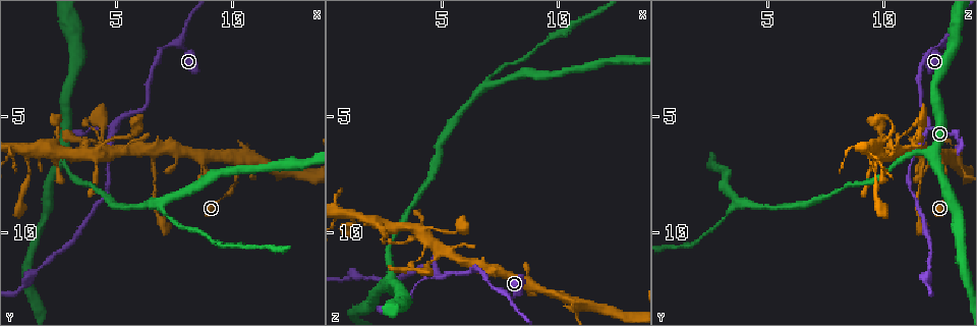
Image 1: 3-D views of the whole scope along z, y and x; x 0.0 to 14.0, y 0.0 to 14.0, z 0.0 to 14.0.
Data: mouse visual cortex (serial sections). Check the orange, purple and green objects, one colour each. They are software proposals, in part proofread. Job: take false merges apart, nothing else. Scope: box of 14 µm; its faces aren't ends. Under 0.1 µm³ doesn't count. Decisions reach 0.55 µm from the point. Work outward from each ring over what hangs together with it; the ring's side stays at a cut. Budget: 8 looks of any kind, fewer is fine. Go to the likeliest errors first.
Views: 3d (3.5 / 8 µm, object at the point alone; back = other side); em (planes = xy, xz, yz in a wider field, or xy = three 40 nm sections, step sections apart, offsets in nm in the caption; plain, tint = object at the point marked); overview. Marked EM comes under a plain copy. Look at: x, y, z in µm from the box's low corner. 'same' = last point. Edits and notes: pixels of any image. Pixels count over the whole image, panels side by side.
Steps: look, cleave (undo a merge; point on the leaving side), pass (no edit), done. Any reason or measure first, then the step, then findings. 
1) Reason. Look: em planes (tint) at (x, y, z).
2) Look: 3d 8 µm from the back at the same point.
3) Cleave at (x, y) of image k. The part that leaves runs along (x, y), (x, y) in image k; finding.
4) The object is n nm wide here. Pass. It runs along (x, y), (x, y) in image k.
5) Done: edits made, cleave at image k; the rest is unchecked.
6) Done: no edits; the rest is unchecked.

Arms part here. Look: 3d 3.5 µm at (4.8, 5.5, 11.9).

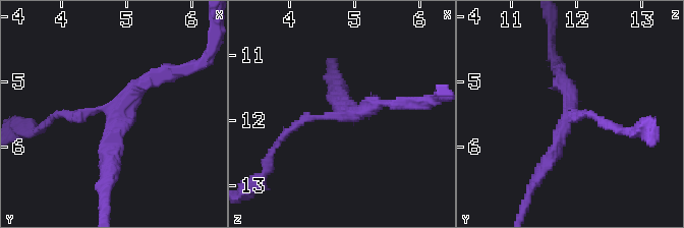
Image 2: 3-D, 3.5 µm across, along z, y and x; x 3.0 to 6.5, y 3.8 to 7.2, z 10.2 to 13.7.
3 arms meet here. Pass. It runs along (171, 72), (118, 110), (109, 170) in image 2; all the same cell.

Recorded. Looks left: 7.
Sudden change in width. Look: 3d 3.5 µm at (7.0, 8.7, 3.8).

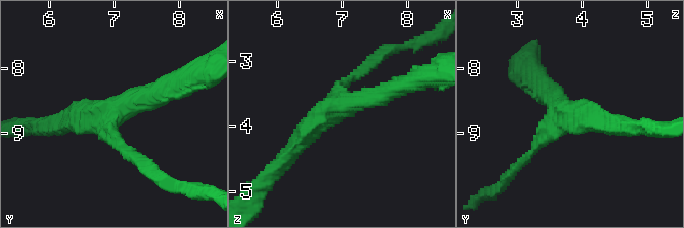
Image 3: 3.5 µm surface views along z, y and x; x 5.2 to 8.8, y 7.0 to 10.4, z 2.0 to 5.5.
3 arms meet here; the arms are 150, 300, 300 nm wide; now the EM. Look: em xy step 2 (tint) at (6.95, 8.70, 3.70).

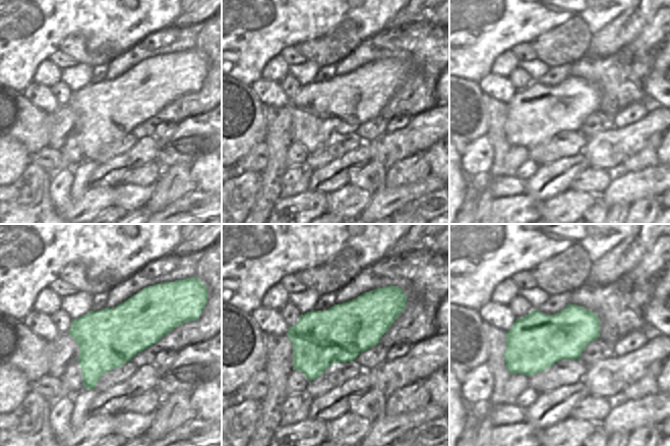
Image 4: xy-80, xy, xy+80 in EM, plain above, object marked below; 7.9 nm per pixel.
Pass. It runs along (290, 152), (331, 110), (394, 89) in image 3; all the same cell.

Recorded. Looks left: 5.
Abrupt turn. Look: 3d 8 µm at (10.2, 6.9, 12.8).

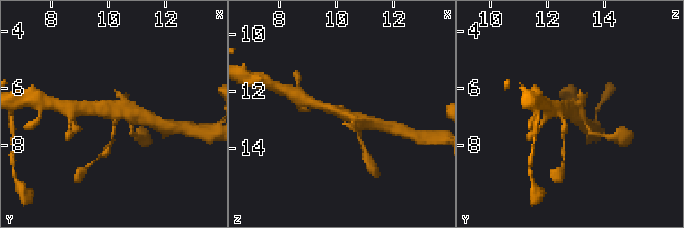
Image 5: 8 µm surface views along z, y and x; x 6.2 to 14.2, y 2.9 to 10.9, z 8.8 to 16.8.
Shape alone is not enough. Look: em planes (tint) at (10.1, 7.0, 12.8).

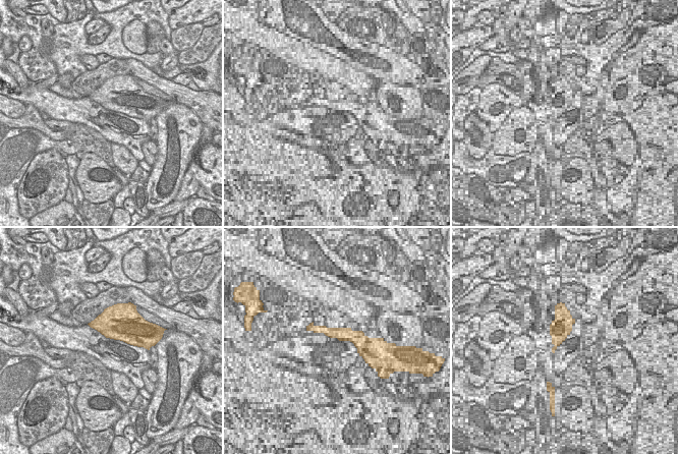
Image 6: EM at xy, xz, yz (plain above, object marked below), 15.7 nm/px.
Pass. It runs along (563, 144), (567, 109), (560, 108) in image 5; one cell here.

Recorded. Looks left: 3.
Look: 3d 8 µm at (6.8, 6.3, 11.6).

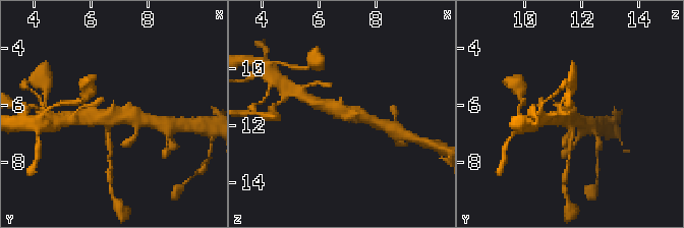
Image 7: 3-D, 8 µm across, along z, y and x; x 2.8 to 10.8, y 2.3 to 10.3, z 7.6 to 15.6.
Look: em planes (tint) at (6.8, 6.4, 11.5).

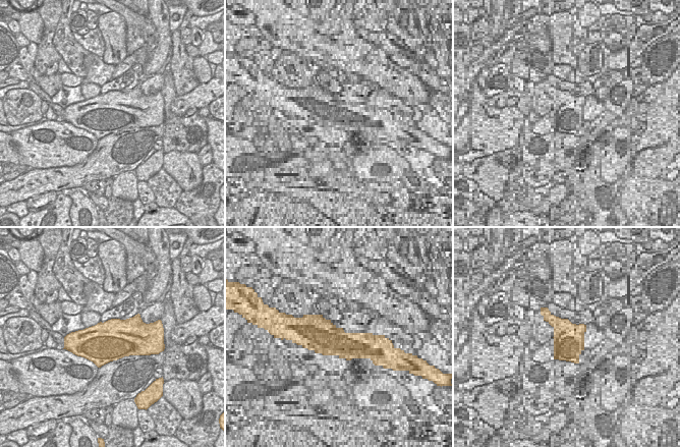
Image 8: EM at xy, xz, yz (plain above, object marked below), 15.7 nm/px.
Pass. It runs along (368, 119), (311, 101) in image 7; continuous, no second cell.

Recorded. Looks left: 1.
Done: no edits; the rest is unchecked.

